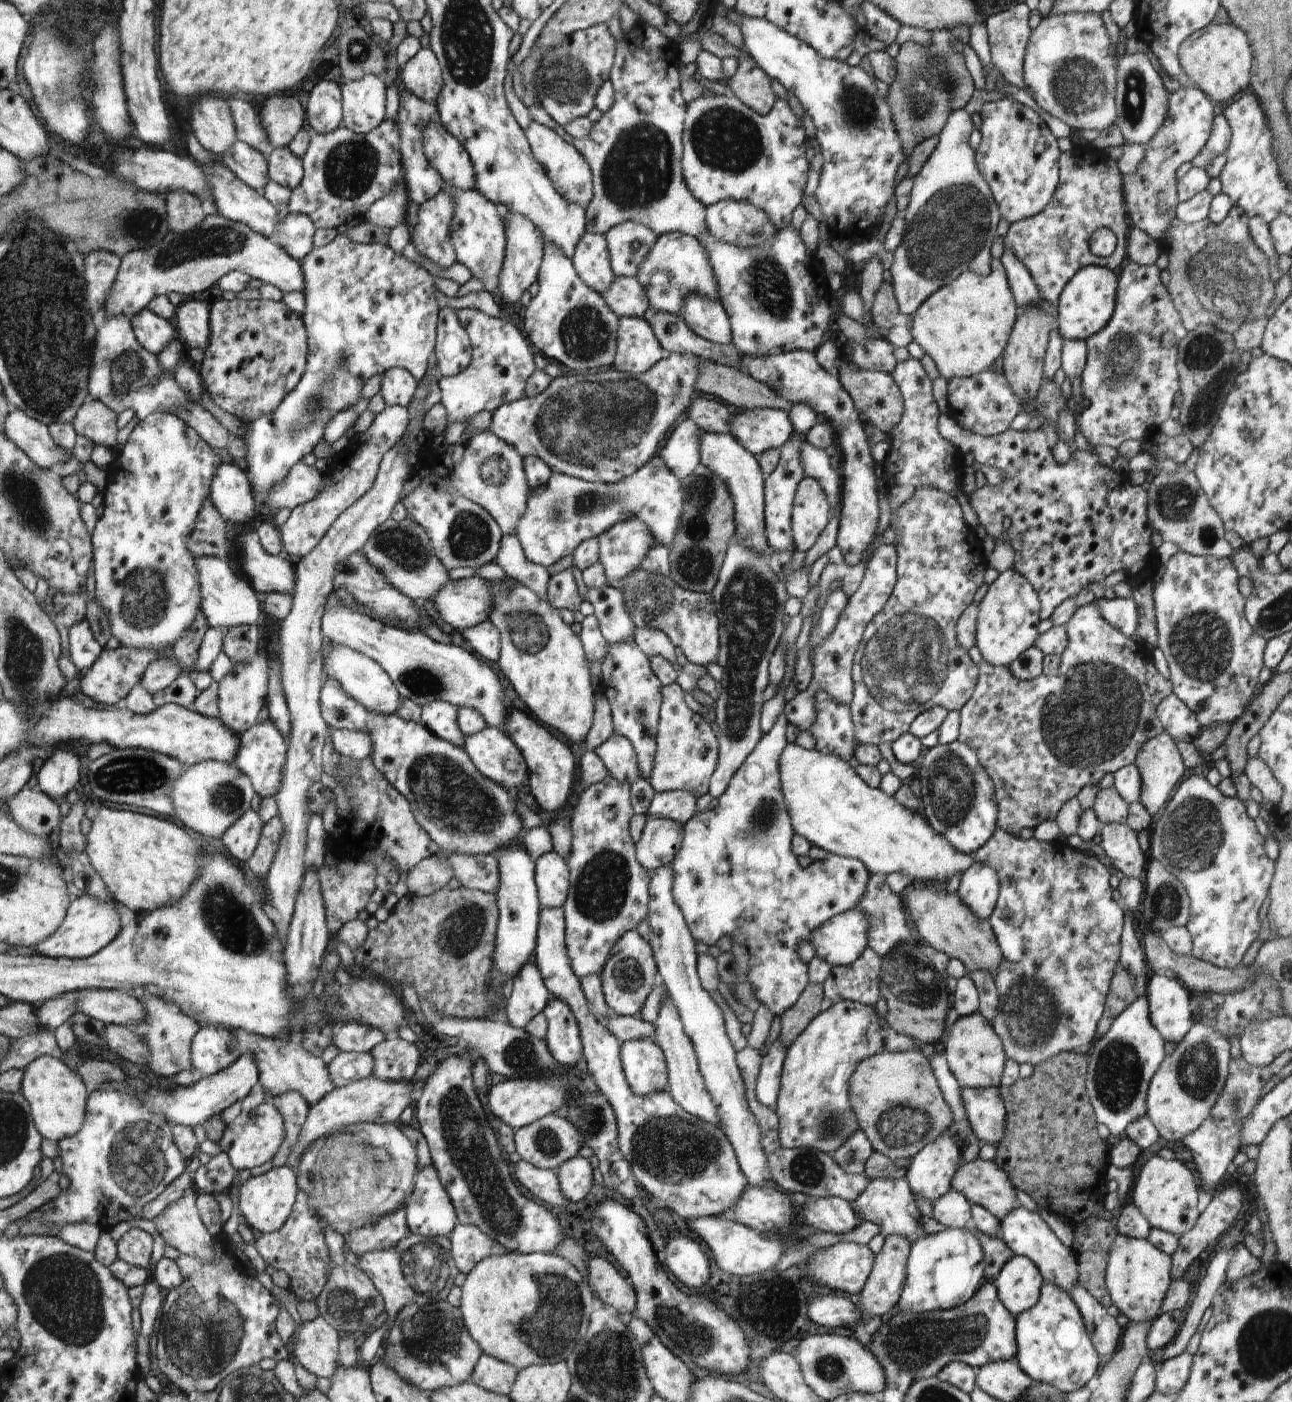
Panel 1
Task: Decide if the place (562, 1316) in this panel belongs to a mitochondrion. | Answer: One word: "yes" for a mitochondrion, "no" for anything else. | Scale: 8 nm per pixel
yes

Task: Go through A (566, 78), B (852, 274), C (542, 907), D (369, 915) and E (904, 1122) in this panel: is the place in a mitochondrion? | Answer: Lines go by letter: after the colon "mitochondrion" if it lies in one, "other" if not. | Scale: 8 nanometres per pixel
A: mitochondrion
B: other
C: other
D: other
E: mitochondrion

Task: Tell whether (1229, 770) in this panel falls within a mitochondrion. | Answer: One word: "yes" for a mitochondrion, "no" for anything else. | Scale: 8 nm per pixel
no

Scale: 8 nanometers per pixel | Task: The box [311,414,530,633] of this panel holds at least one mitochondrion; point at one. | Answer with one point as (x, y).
(401, 545)

